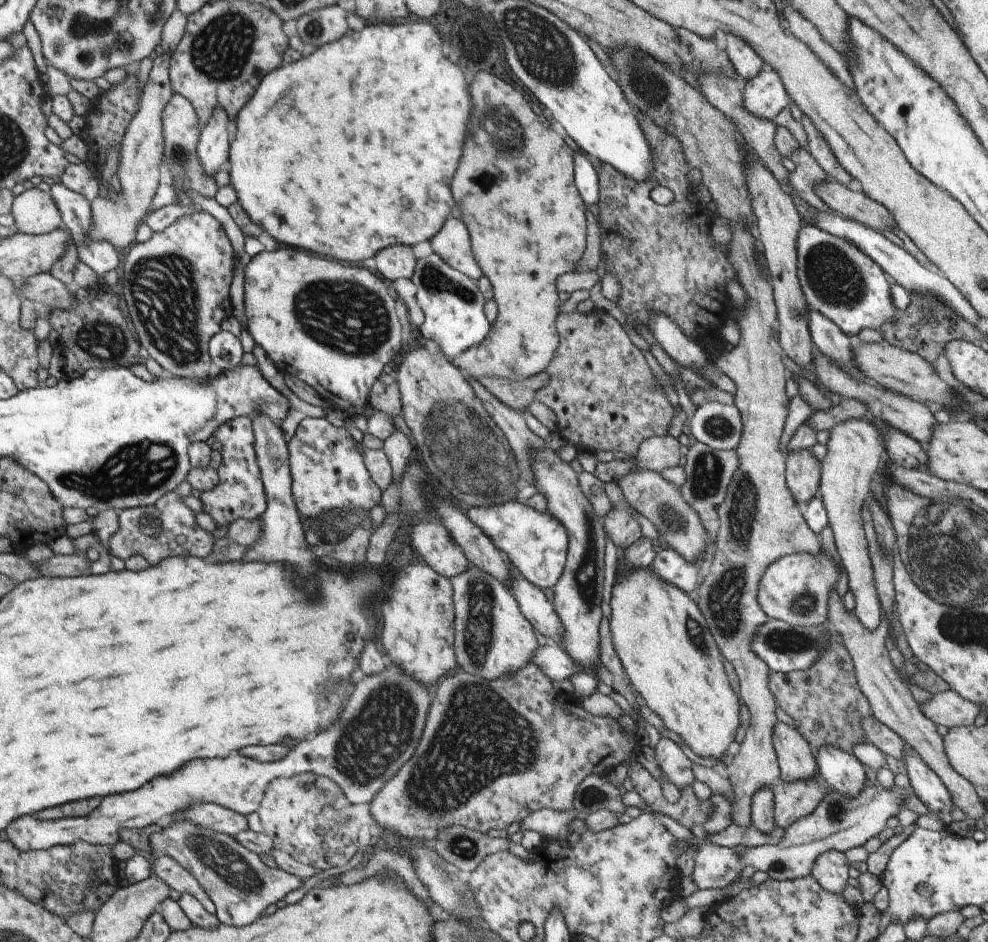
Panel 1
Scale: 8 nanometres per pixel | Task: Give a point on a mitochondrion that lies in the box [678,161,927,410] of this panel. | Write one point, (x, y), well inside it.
(837, 280)

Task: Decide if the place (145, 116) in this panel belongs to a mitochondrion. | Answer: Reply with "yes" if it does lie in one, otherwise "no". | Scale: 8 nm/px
no

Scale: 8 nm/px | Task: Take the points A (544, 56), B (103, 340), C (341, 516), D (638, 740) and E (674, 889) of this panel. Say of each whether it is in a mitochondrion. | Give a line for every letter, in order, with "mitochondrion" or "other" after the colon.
A: mitochondrion
B: mitochondrion
C: mitochondrion
D: other
E: other

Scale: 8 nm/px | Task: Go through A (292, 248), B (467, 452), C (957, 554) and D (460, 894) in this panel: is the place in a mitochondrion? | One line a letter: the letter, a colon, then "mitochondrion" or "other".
A: other
B: mitochondrion
C: mitochondrion
D: mitochondrion

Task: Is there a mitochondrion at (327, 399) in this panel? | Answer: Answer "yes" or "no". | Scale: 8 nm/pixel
no

